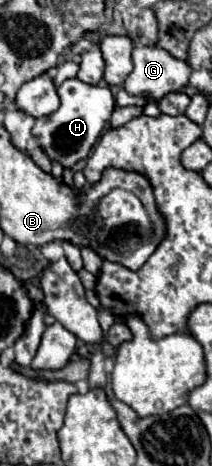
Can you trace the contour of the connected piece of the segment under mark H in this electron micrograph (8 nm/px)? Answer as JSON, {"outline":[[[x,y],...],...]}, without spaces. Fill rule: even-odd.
{"outline":[[[77,77],[61,83],[57,93],[61,99],[61,107],[55,113],[35,121],[33,137],[51,159],[57,159],[63,167],[73,167],[77,161],[85,159],[91,153],[93,145],[105,131],[105,125],[109,123],[109,117],[115,109],[115,97],[109,87],[87,85]]]}

